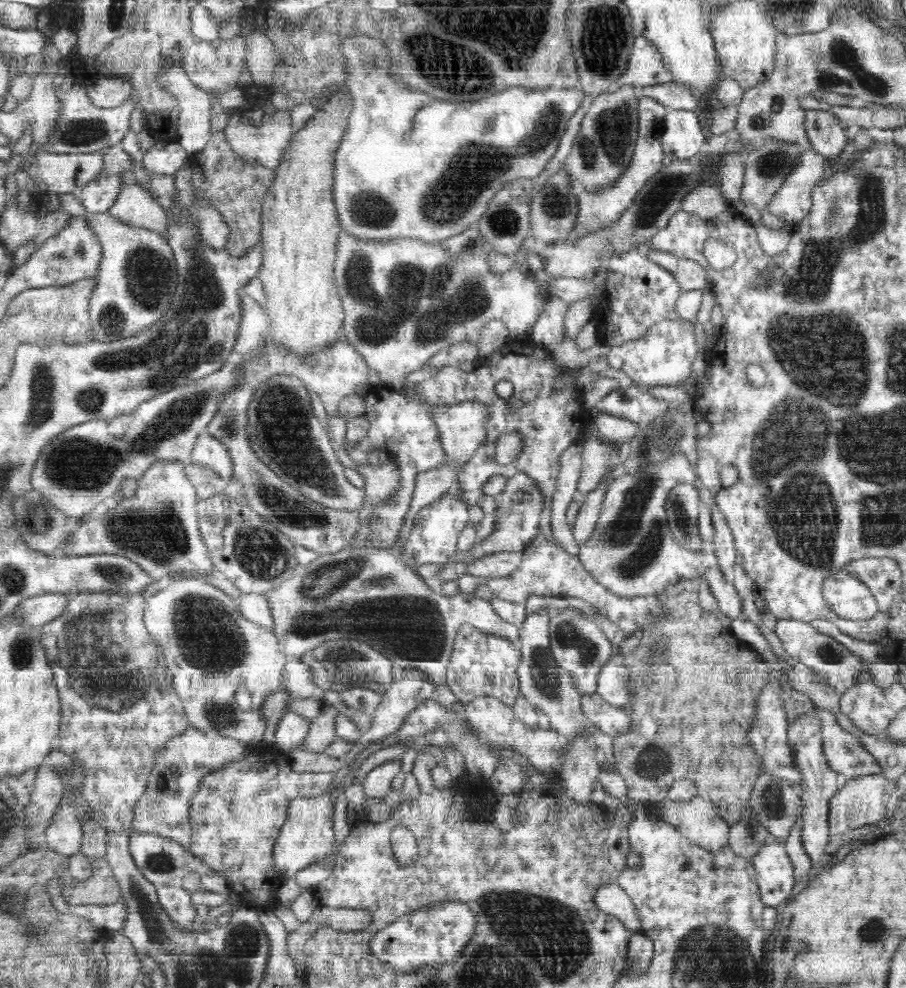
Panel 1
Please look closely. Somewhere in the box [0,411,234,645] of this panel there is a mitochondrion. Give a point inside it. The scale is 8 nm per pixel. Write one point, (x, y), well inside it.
(161, 537)

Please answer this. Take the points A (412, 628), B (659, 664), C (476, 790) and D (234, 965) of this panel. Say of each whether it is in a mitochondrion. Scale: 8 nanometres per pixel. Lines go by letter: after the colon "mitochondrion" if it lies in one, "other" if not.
A: mitochondrion
B: mitochondrion
C: other
D: mitochondrion

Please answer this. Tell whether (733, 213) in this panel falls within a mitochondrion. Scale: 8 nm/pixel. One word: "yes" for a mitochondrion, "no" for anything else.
no

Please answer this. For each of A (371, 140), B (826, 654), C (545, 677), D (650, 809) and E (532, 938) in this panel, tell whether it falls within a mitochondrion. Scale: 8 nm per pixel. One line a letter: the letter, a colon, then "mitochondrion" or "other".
A: other
B: mitochondrion
C: mitochondrion
D: other
E: mitochondrion

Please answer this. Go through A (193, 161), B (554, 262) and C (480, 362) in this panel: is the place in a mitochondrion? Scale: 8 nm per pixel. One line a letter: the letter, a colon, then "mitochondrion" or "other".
A: other
B: other
C: other

